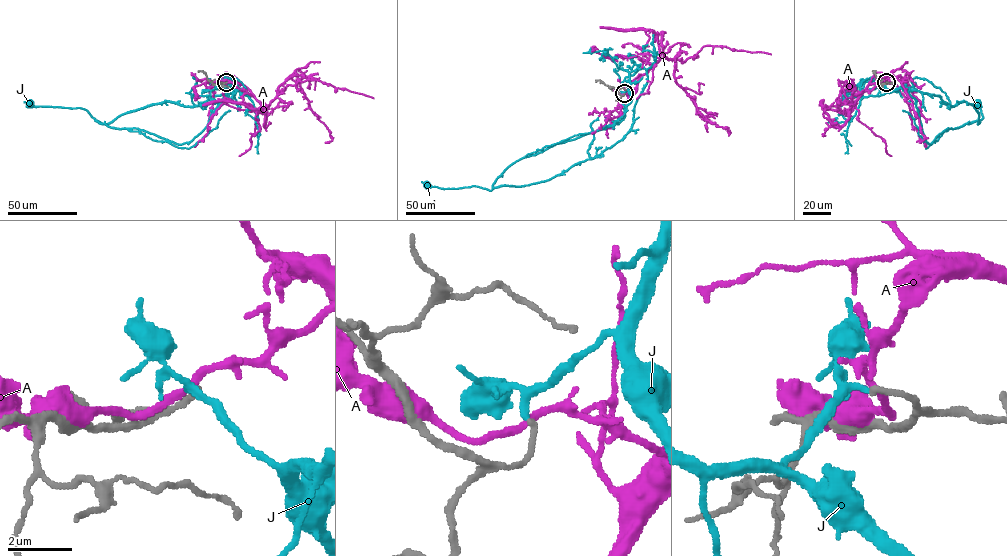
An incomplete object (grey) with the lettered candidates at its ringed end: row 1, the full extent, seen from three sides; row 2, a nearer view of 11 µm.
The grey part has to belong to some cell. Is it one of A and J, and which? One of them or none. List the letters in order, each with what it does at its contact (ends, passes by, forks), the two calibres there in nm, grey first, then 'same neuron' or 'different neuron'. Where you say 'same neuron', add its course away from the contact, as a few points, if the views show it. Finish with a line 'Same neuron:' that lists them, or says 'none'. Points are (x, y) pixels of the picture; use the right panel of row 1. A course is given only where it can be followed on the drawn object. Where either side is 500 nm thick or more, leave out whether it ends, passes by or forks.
A: it passes by; 200 nm thick on the grey side, 220 nm on the other; different neuron
J: it passes by; 200 nm thick on the grey side, 180 nm on the other; same neuron; it runs (886, 82), (882, 85), (890, 90), (905, 88), (916, 101), (929, 144), (947, 128), (980, 120), (978, 102)
Same neuron: J

